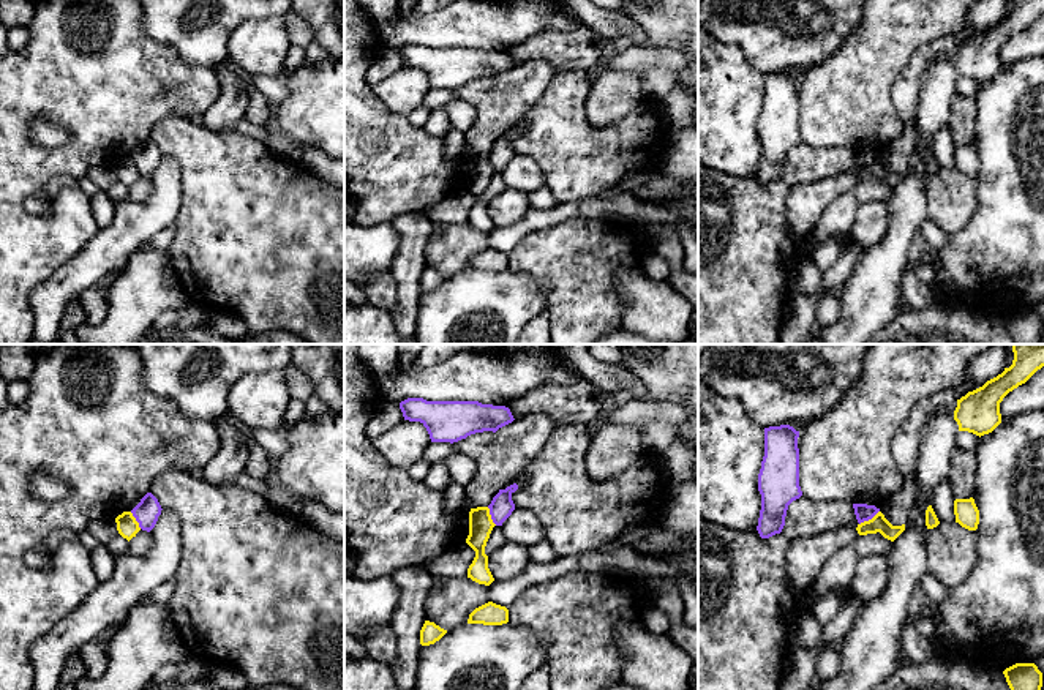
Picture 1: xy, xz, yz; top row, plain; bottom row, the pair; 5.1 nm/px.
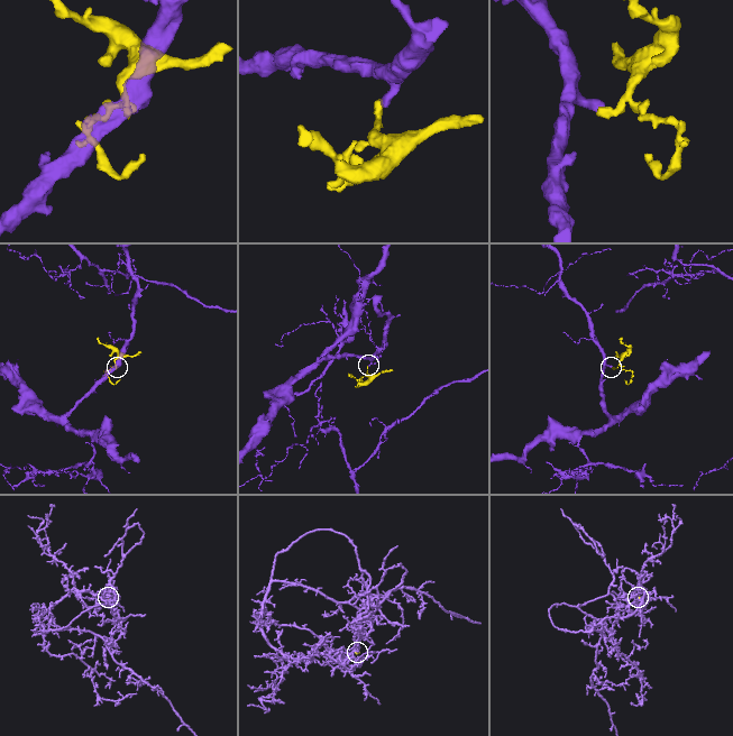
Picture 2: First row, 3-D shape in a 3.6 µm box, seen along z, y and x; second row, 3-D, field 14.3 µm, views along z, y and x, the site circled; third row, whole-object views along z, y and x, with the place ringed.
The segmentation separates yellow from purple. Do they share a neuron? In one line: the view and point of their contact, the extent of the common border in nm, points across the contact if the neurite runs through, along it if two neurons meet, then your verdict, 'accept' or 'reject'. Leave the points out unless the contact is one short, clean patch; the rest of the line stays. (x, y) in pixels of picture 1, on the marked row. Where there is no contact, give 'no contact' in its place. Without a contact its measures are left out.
contact yz (869, 520); length 130 nm; border yz (878, 510), (859, 524); reject

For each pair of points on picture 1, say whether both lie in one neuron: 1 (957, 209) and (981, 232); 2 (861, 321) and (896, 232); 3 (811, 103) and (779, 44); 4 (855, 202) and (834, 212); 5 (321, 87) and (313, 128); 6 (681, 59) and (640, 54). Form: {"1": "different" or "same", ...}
{"1": "different", "2": "same", "3": "different", "4": "same", "5": "same", "6": "same"}

